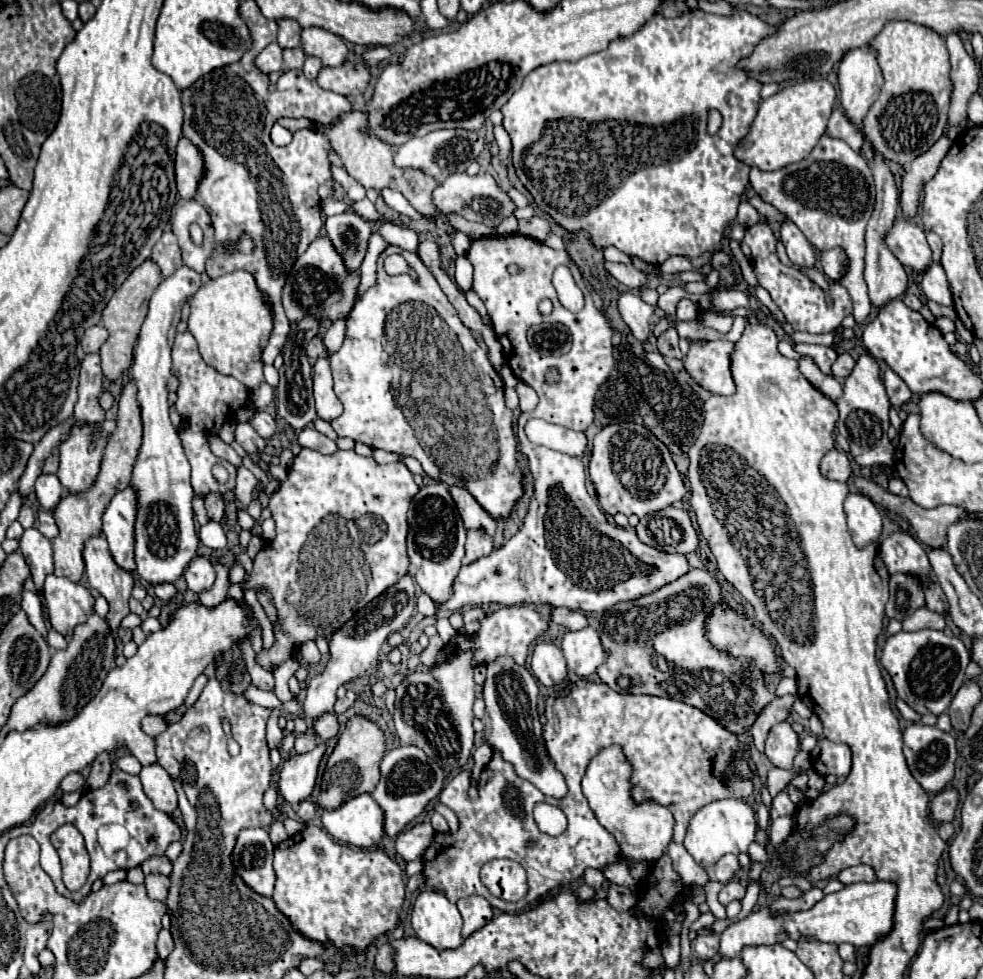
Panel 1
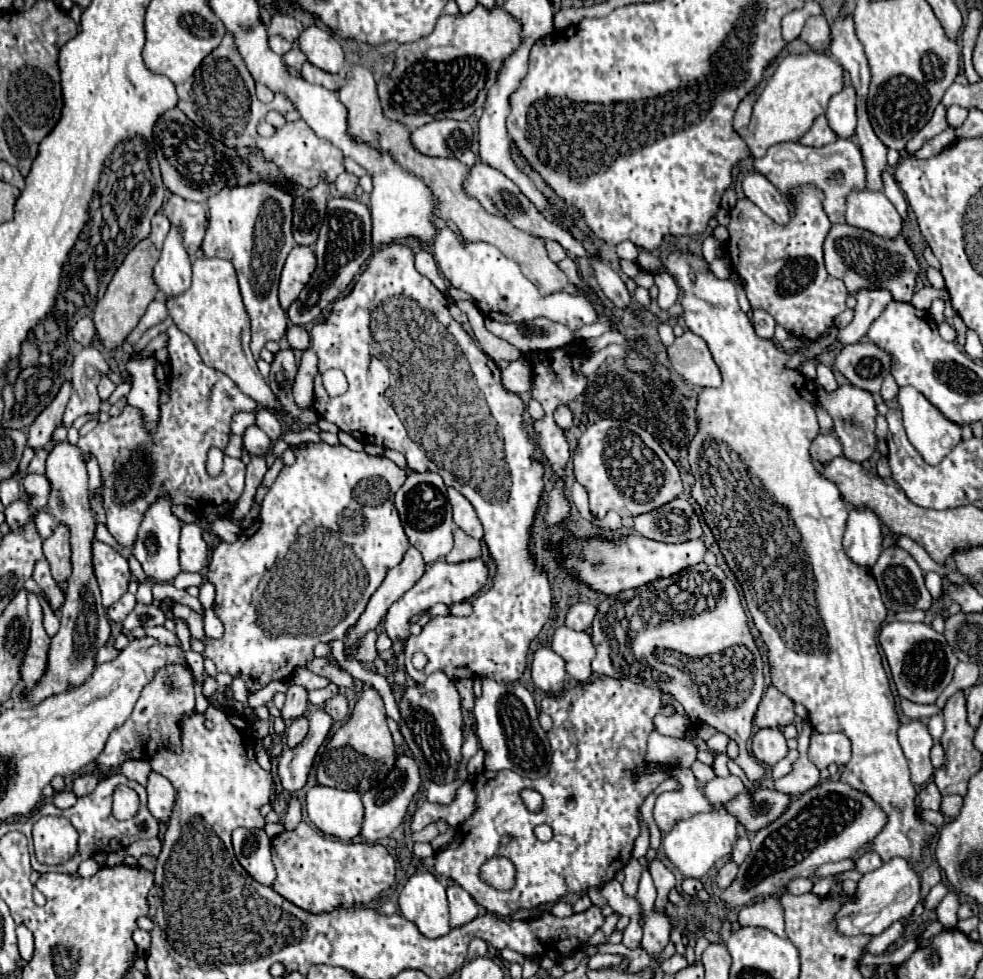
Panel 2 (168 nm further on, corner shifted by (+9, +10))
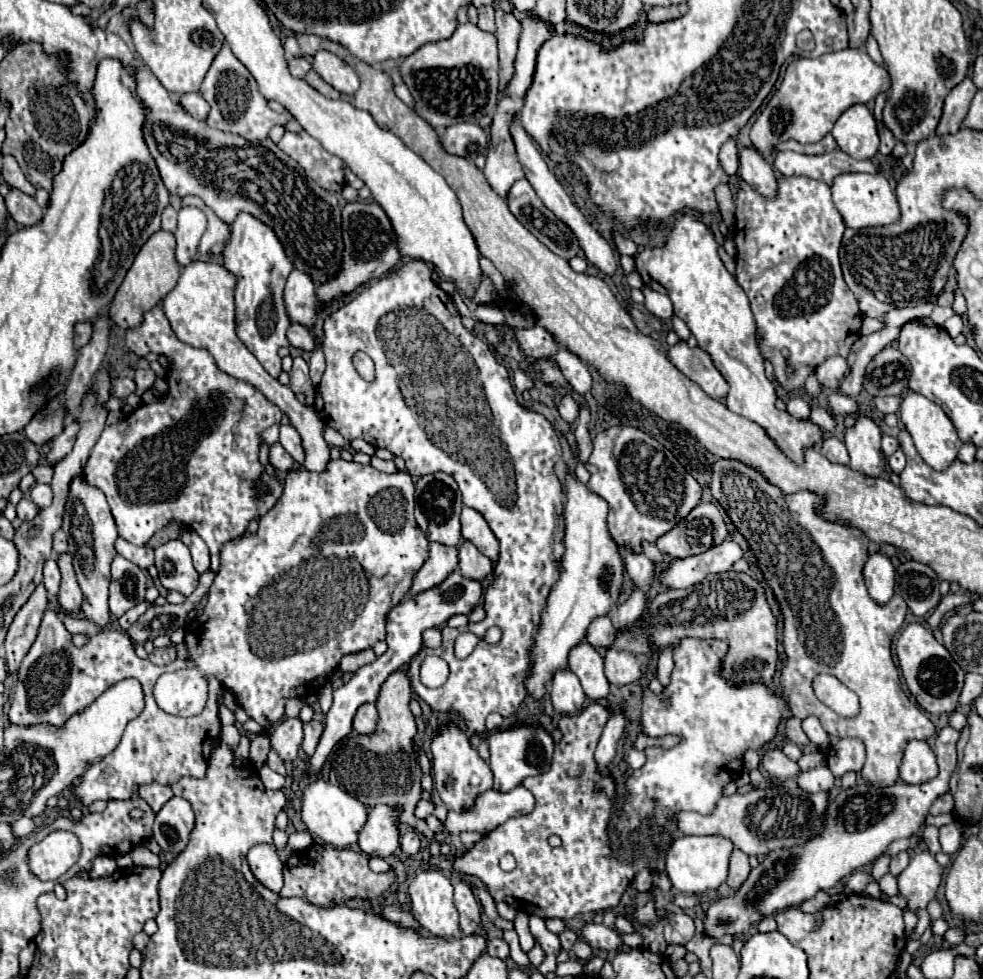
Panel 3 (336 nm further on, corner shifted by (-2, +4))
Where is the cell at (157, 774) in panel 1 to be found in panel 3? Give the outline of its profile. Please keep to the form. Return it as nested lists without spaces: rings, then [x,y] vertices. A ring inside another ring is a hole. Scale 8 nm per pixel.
[[[174,796],[156,814],[152,826],[152,838],[158,842],[162,852],[170,852],[172,856],[176,856],[186,850],[194,824],[196,824],[196,816],[190,802]]]

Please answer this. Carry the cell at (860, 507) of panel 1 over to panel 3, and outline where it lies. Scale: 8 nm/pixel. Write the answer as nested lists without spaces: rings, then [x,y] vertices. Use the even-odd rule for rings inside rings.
[[[874,552],[868,556],[868,562],[864,566],[864,578],[870,592],[870,598],[884,606],[894,596],[894,566],[892,562],[882,556],[880,552]]]

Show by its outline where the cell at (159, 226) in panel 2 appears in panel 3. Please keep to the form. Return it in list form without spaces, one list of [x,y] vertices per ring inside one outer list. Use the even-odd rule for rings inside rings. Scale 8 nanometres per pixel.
[[[170,204],[164,208],[164,214],[162,214],[162,228],[164,228],[164,230],[170,230],[170,232],[176,230],[176,210],[174,210]]]

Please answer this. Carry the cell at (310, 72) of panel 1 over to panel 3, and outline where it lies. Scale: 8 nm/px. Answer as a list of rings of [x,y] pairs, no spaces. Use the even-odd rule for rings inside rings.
[[[294,58],[294,60],[288,60],[288,68],[290,68],[292,76],[304,78],[306,72],[312,68],[312,64],[310,64],[308,58]]]

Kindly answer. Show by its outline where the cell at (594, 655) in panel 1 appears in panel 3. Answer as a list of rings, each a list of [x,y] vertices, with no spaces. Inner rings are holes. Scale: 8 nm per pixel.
[[[582,642],[572,648],[568,668],[580,678],[588,700],[598,702],[608,696],[610,684],[604,676],[604,660],[588,642]]]

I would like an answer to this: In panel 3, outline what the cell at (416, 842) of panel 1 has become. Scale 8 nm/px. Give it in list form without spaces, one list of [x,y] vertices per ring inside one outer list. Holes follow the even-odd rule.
[[[518,786],[518,788],[514,788],[514,790],[506,792],[506,794],[496,792],[496,790],[488,790],[488,792],[480,794],[474,808],[464,810],[460,814],[448,812],[446,824],[440,824],[433,815],[429,815],[425,821],[432,832],[454,832],[454,834],[460,834],[460,832],[486,832],[486,830],[494,830],[496,826],[504,824],[512,816],[524,816],[524,814],[530,814],[532,810],[534,810],[534,794],[530,790],[526,790],[524,786]]]

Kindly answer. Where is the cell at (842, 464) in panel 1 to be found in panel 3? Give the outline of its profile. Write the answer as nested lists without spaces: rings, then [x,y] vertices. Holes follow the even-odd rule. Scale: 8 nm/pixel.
[[[828,436],[822,444],[822,454],[830,460],[830,462],[838,462],[838,464],[848,464],[848,450],[844,446],[842,440]]]

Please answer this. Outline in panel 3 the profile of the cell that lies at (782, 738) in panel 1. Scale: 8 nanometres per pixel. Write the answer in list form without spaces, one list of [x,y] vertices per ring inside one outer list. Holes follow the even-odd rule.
[[[778,748],[768,750],[762,756],[762,768],[768,772],[772,782],[786,782],[788,778],[794,778],[800,772],[798,764],[792,762],[790,758],[786,758],[786,754]]]

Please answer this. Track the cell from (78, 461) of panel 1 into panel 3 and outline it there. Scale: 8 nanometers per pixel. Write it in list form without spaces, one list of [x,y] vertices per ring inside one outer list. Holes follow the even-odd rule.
[[[76,476],[70,484],[62,530],[68,536],[68,552],[72,554],[76,580],[84,594],[82,612],[86,614],[88,620],[96,622],[98,626],[106,626],[110,622],[110,610],[108,610],[110,564],[112,564],[112,558],[116,558],[116,554],[118,554],[114,548],[114,542],[120,534],[116,530],[116,522],[110,514],[104,492],[98,488],[92,488],[82,476]]]

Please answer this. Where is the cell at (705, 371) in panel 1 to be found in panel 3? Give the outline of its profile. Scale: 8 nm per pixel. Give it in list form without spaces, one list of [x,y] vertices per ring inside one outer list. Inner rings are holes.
[[[678,342],[668,350],[670,362],[692,382],[696,382],[710,398],[722,400],[728,394],[728,384],[716,370],[712,358],[702,348],[688,348],[686,342]]]

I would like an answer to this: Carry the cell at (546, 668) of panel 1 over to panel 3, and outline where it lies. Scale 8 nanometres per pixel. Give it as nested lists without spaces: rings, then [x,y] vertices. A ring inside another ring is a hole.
[[[570,670],[556,672],[550,686],[550,700],[556,712],[560,714],[576,714],[584,708],[586,694],[580,686],[580,680]]]

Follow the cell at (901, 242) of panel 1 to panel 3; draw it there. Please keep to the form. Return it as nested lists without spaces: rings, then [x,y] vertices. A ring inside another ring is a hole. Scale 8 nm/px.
[[[840,174],[832,182],[832,200],[848,228],[888,226],[900,218],[898,200],[890,182],[882,174]]]

